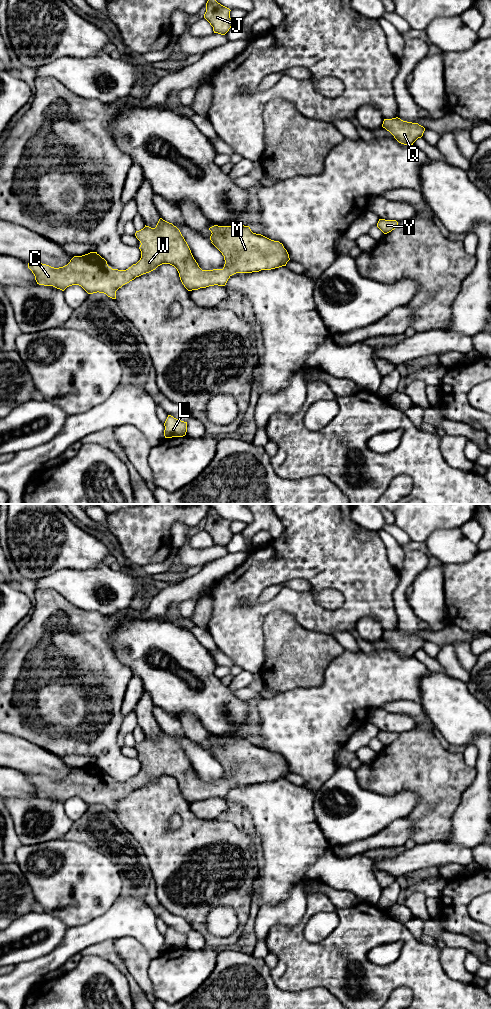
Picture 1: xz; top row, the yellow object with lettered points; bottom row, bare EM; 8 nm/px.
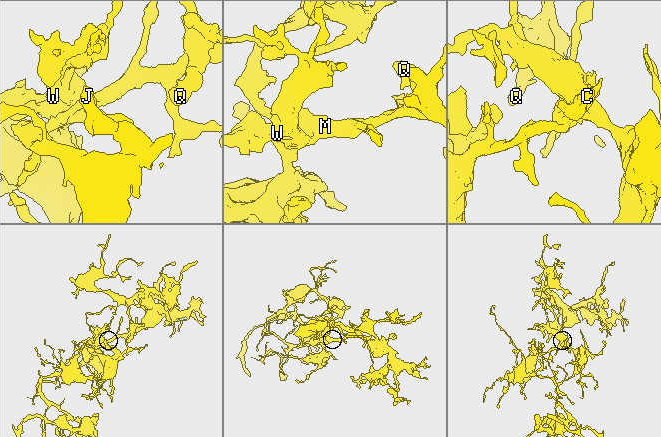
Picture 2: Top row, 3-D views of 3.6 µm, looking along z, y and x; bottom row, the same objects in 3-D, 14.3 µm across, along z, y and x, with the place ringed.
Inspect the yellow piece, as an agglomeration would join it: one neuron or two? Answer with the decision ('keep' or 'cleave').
keep

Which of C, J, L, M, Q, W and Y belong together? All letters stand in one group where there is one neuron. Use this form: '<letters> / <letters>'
C J L M Q W Y

